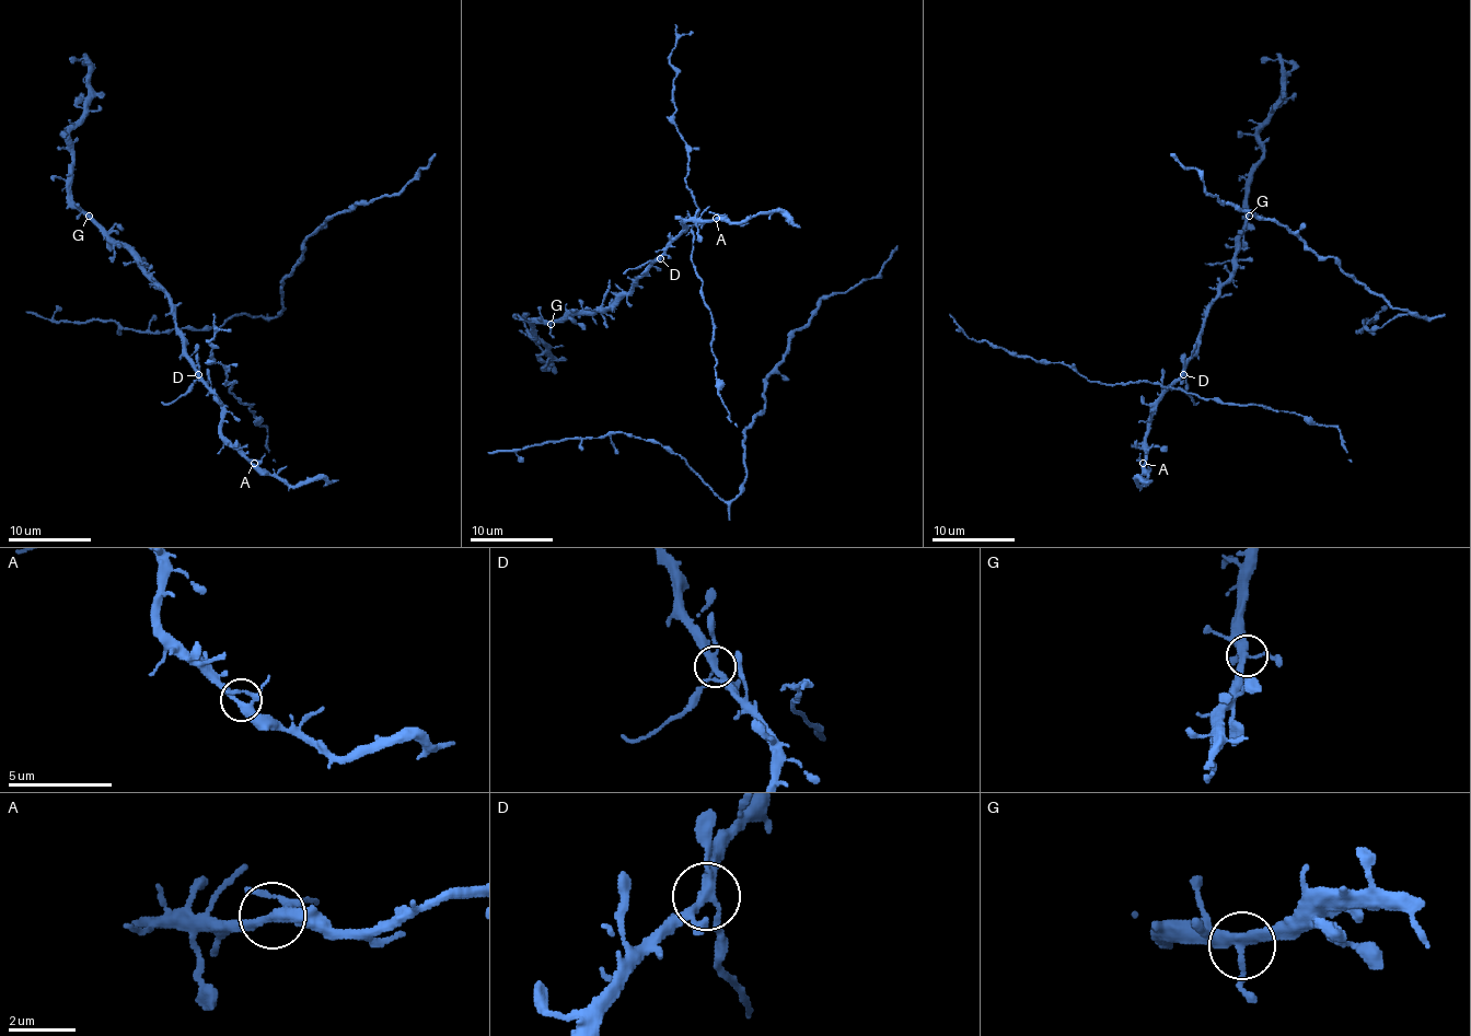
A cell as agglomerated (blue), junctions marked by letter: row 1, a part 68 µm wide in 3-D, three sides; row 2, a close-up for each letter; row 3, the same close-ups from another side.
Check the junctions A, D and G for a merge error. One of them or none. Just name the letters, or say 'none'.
D

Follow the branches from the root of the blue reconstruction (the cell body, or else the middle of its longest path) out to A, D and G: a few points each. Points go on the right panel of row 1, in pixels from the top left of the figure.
A: (1298, 416), (1261, 405), (1219, 403), (1158, 384), (1161, 399), (1145, 437), (1143, 463)
D: (1298, 416), (1265, 409), (1261, 405), (1219, 403), (1195, 393), (1158, 384), (1166, 388), (1182, 374)
G: (1298, 416), (1219, 403), (1158, 384), (1170, 386), (1195, 349), (1205, 306), (1230, 277), (1236, 235), (1249, 216)

